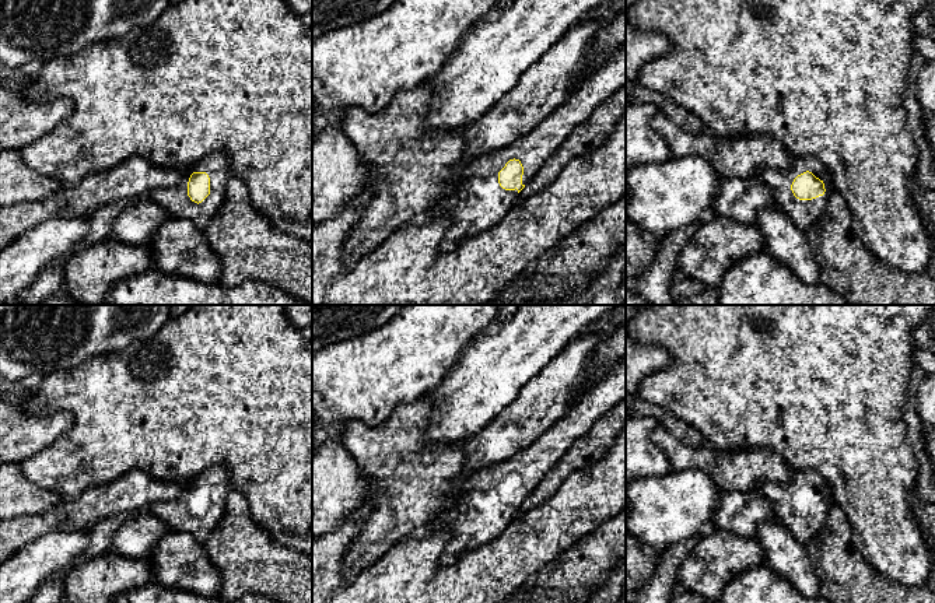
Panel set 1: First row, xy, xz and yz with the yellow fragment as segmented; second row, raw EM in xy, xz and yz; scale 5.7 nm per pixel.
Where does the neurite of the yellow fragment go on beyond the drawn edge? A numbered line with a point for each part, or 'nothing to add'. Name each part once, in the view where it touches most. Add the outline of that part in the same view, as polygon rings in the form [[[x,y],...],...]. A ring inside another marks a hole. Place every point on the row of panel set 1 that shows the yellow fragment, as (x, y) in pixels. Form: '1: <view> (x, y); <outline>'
1: yz (804, 213); [[[791,157],[788,169],[764,169],[757,178],[771,189],[777,208],[784,211],[801,229],[810,228],[823,215],[829,196],[834,193],[830,172],[815,157]],[[806,171],[824,183],[823,196],[812,200],[799,200],[794,196],[791,185],[798,175]]]

